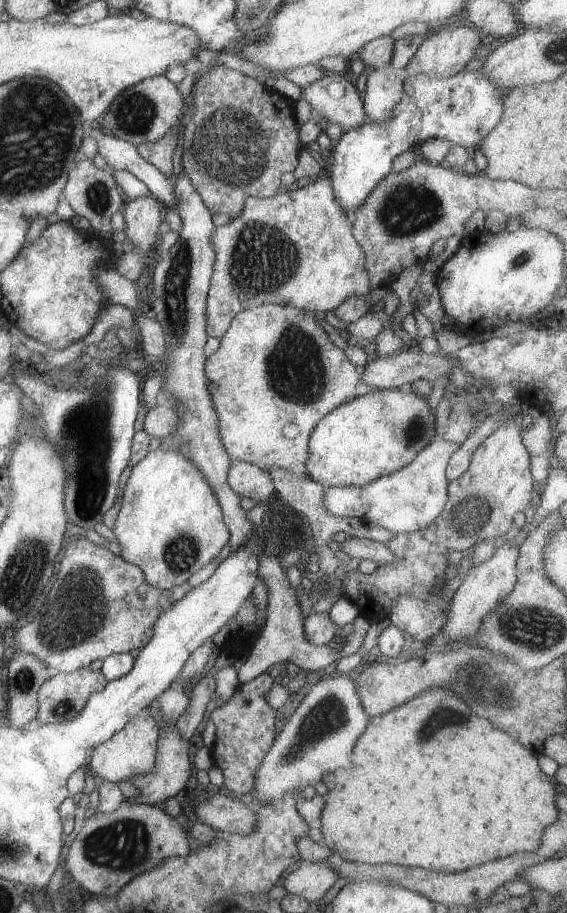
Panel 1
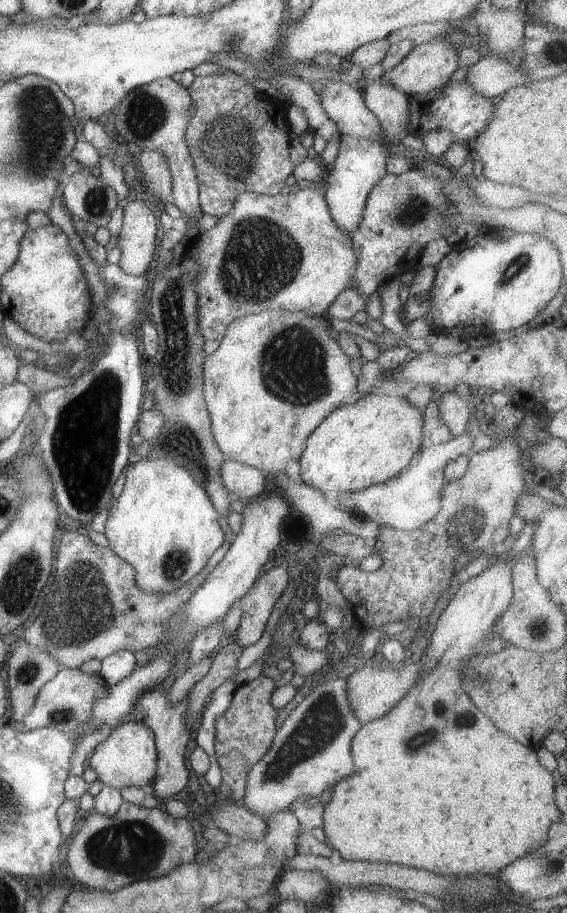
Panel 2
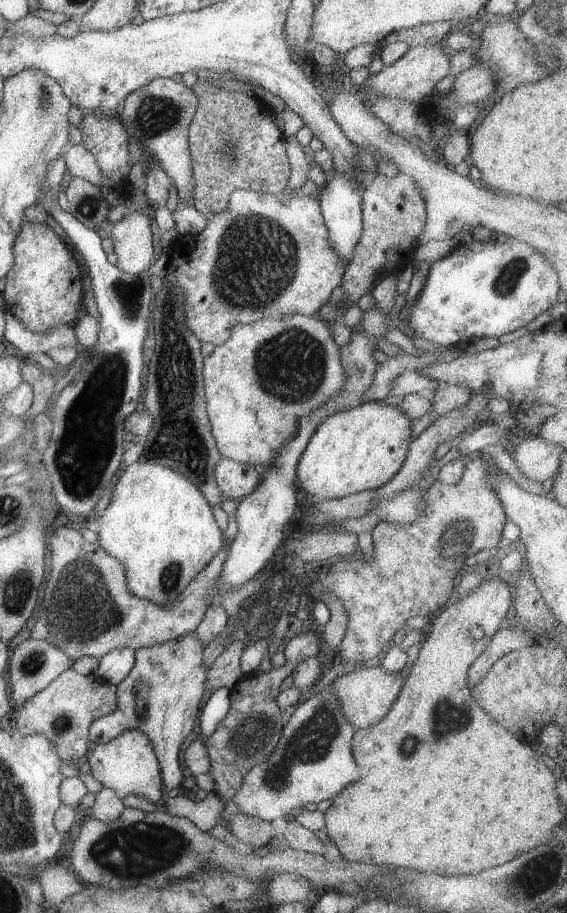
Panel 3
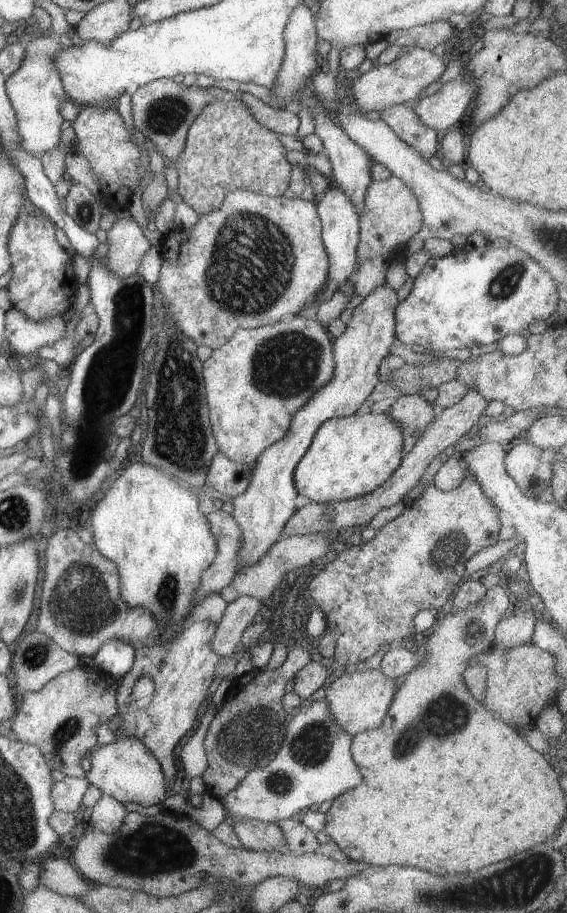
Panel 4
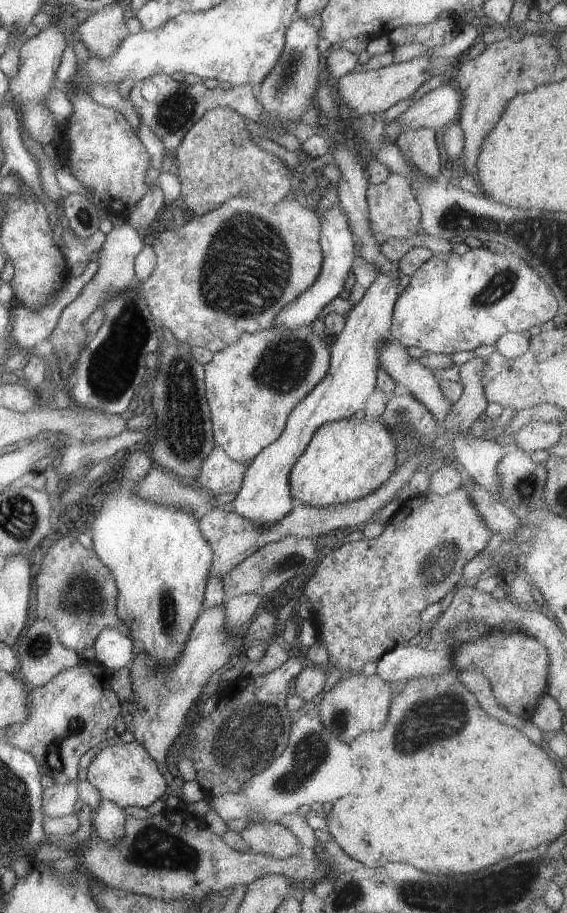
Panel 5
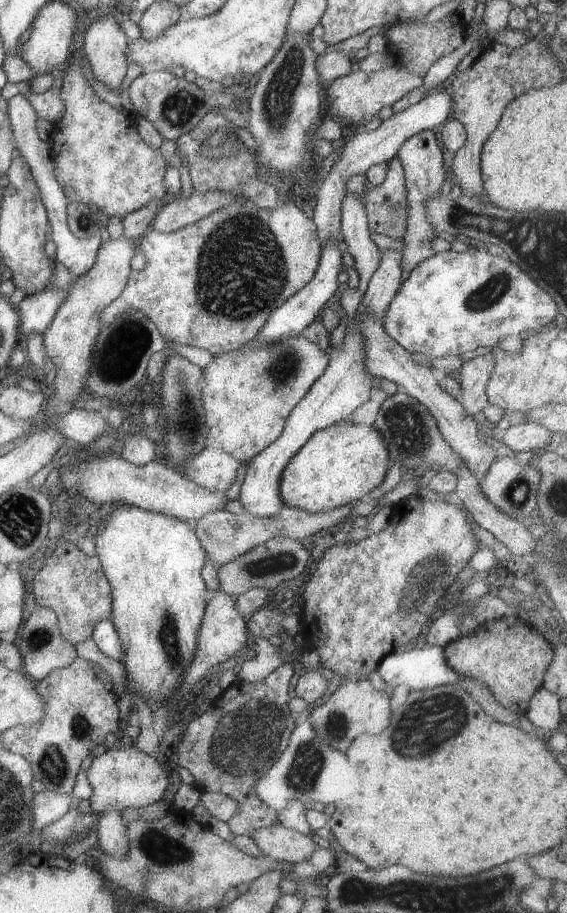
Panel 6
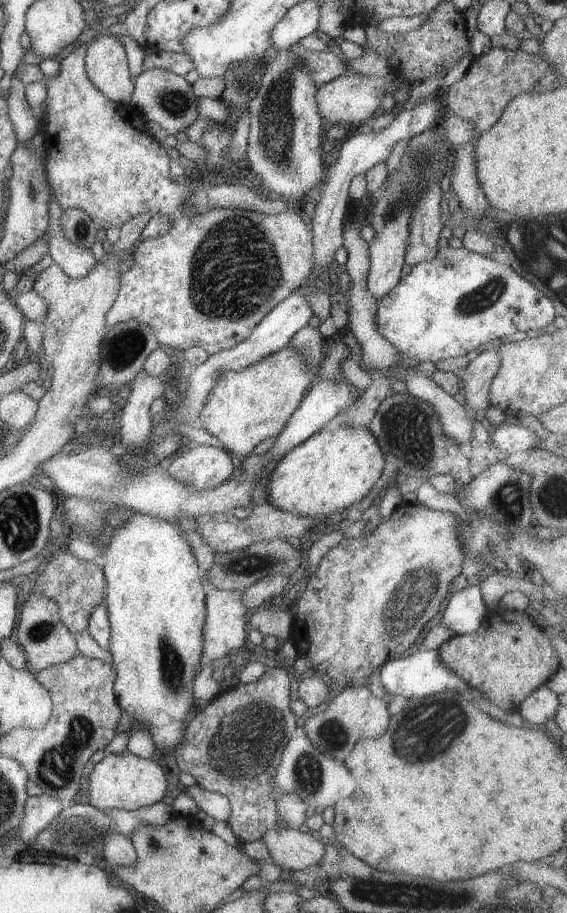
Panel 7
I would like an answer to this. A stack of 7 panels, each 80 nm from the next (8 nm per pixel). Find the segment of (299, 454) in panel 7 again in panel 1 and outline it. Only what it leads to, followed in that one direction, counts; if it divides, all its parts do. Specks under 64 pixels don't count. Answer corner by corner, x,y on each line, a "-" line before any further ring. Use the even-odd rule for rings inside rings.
398,388
371,389
363,396
357,396
349,402
344,401
340,406
325,414
310,433
307,444
309,456
304,463
306,474
310,480
315,480
326,488
331,486
361,487
381,476
400,470
436,438
434,414
435,412
432,413
427,404
426,396
420,396
412,391
402,392

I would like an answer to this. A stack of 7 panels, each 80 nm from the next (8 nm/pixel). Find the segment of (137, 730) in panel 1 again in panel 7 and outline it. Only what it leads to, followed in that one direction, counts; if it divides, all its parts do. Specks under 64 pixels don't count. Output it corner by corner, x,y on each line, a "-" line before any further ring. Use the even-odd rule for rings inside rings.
127,751
106,753
88,774
89,805
99,810
123,809
134,811
161,801
167,785
161,767
150,759
142,759

